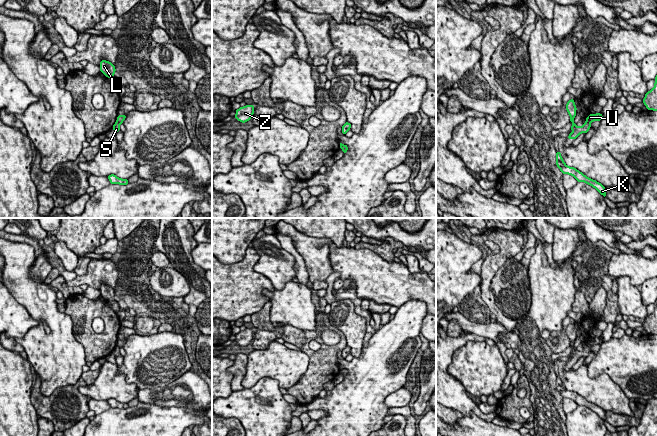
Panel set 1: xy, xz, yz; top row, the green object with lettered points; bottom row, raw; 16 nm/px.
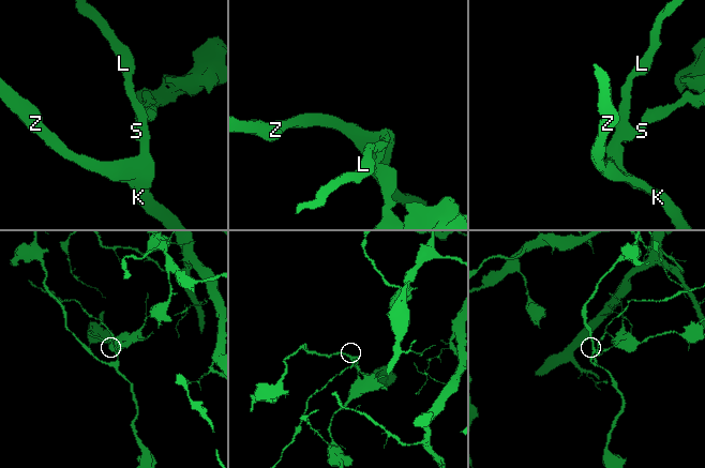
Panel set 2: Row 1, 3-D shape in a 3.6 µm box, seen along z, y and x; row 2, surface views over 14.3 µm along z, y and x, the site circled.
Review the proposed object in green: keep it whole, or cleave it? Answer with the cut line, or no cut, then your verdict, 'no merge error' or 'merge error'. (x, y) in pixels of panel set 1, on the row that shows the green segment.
cut in yz along (586, 121), (589, 123); merge error

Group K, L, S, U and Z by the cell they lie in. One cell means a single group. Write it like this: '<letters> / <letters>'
K L S Z / U

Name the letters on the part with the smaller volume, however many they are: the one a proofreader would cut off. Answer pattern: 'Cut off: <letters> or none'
Cut off: K, L, S, Z

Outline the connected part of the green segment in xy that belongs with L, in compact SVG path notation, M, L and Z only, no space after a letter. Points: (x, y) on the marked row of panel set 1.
M101 60L100 62L100 72L102 72L106 77L111 78L114 77L114 73L116 71L115 66L106 60Z

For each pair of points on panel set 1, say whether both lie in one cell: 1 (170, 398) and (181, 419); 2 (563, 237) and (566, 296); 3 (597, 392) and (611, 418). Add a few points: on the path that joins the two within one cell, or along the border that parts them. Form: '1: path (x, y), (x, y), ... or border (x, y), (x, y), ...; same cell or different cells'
1: border (151, 403), (162, 406), (182, 406), (197, 412); different cells
2: border (578, 242), (574, 252), (558, 265); different cells
3: border (605, 410), (630, 416); different cells

